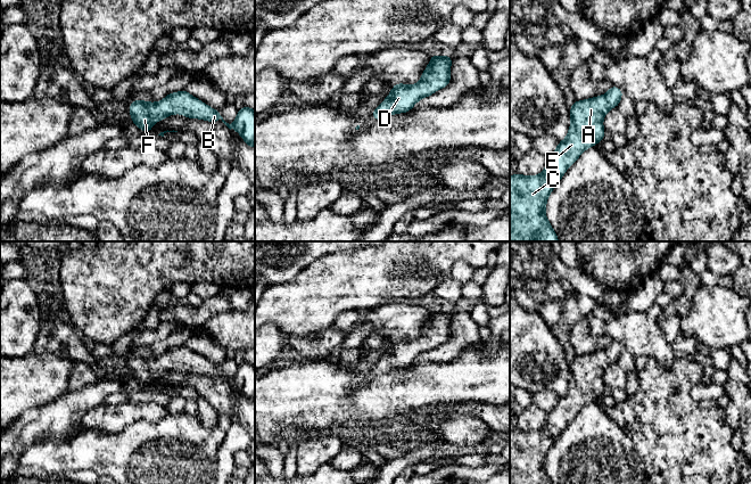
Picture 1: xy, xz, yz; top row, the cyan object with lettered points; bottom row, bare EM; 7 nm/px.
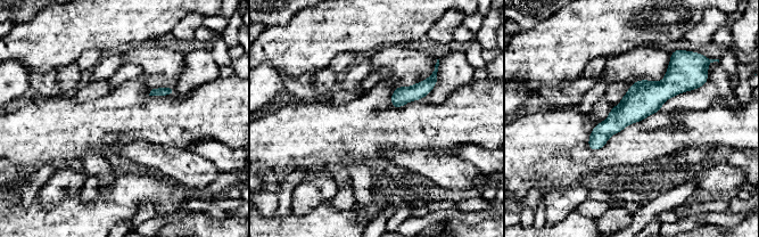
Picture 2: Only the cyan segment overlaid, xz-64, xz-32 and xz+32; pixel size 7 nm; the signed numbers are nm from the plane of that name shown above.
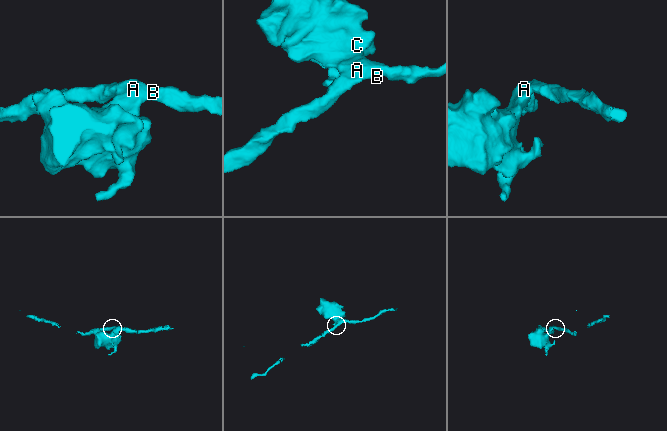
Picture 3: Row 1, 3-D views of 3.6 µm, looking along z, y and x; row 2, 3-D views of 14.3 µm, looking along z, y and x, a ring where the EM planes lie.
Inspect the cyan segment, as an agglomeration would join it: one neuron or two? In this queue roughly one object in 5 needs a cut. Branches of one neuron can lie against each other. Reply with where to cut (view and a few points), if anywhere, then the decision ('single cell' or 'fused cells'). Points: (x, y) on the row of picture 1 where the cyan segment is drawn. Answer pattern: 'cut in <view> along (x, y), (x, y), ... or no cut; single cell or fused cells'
no cut; single cell

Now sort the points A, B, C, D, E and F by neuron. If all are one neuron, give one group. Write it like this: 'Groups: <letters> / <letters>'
Groups: A B C D E F

